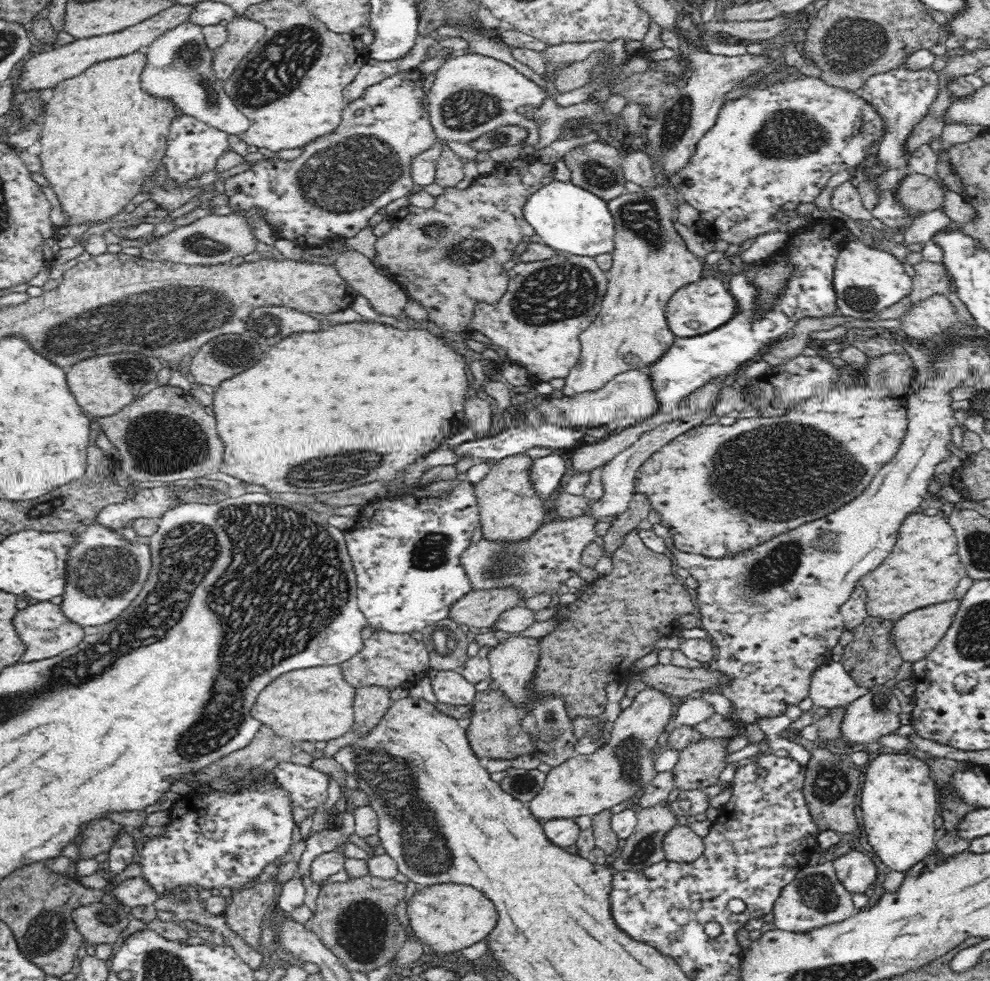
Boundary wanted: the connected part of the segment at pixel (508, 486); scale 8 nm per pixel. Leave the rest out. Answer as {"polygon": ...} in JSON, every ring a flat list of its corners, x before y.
{"polygon":[[518,453,492,466,488,476,475,484,484,541,501,546,524,545,544,525,544,510,529,488,530,466,532,461]]}

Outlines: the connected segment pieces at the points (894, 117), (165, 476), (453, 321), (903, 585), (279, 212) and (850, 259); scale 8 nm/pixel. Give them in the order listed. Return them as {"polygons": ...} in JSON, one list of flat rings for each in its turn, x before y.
{"polygons":[[[904,65,890,70,886,74,876,74,866,82,862,90,856,95,864,99,879,116,881,123,881,135,878,146,872,150,869,162,876,172,871,181,876,193,876,204,872,206,873,222,885,230,898,232,900,236,906,236,922,218,924,212,908,209,904,203,900,186,903,185,912,173,912,146,911,138,916,126,924,120,928,105,936,94,937,73,926,68,918,71,904,69]],[[171,385,156,386,142,400,134,400,120,412,98,419,100,427,118,447,121,460,121,474,132,480,134,485,168,485,176,480,200,478,217,472,221,467,223,446,215,431,215,417,194,399,194,396]],[[518,158,510,162,505,161,498,163,497,167,490,174,480,176,478,179,474,180,474,182,472,182,466,189,460,190,457,187,446,189,444,194,436,197,435,206,430,209,422,209,409,205,408,207,396,211,389,217,391,222,391,229,389,232,376,239,376,242,374,243,375,253,369,258,369,261,383,274,394,279,405,292,407,300,414,302,414,304,418,304,418,306,428,314,427,320,432,322,434,326,438,326,440,330,458,335,469,331,469,323,471,322,476,306,492,306,504,296,510,280,510,271,504,268,504,264,506,264,508,260,514,258,514,254,516,254,514,250,518,250,518,246,520,246,520,242,522,242,524,236,532,236,536,233,533,226,525,217,524,206,528,198,532,196,532,193,536,192,536,189,542,186,542,182,545,181,544,176,547,176,546,182,552,180,552,177,550,177,550,170,553,172,552,165,543,164,530,158]],[[920,511,906,517,890,556,861,578,868,590,868,615,893,623,912,610,954,600,958,582,966,578,966,572,958,558,956,536,948,524,948,520,939,515,928,516]],[[411,71,406,72,406,74,392,76,386,80,382,80,380,84,371,86,366,90,366,94,364,94,362,100,348,103,348,105,342,109,340,124,334,128,334,131,330,132,330,134,325,134,322,138,318,138,318,140,314,140,314,142,310,142,308,146,304,146,301,155,293,160,284,160,284,158,277,158,275,156,252,161,248,170,230,176,222,182,224,198,226,198,226,202,228,202,227,205,230,206,235,213,242,214,243,216,260,214,261,218,263,218,273,230,274,236,278,239,284,238,284,240,290,240,290,242,294,242,294,244,302,248,324,248,324,246,331,246,341,240,346,240,347,238,352,238,360,234,362,229,366,228,368,222,370,222,370,218,372,218,380,208,384,208,393,200,410,193,410,190,414,188,414,183,411,179,412,162,416,157,419,157,420,154,426,152,426,150,430,150,432,146,437,145,439,142,438,133,436,133,435,125,432,123,432,115,430,114,430,101,428,95,426,96,426,90,422,87,423,79,424,76,421,73]],[[859,239,850,241,846,248,840,252,833,272,833,283,838,293,838,308,842,312,842,319,858,319,860,321,876,321,880,314,888,308,900,304,904,298,908,298,914,292,912,273,906,265,900,262,894,255,886,251,880,251,875,247,864,244]]]}

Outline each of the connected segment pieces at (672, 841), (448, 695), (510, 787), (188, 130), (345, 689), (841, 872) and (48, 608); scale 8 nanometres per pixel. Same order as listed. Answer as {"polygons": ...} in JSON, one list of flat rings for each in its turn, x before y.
{"polygons":[[[686,825,673,829,665,839,664,847,666,859,682,864,698,860,706,851,705,838]],[[441,670,432,680,432,687,440,703,454,706,472,706,478,691,457,670]],[[511,767,507,772,500,783,508,793,521,802,532,803,546,786,547,774,538,769,524,770]],[[178,116,172,124,162,164,166,165,169,176,176,178,179,183,186,182,192,176,214,168,216,160,229,149,227,136,227,133,210,125,187,116]],[[340,665,314,666,314,668,308,668,308,670,294,670,290,674,276,678,276,682,272,682,268,686,268,690,264,690,264,694,260,696,260,706,256,708,252,717,272,728,280,738,291,738,294,741,312,744,320,742,320,740,324,740,324,742,333,741,334,738,348,734,354,726,356,692,357,688,344,678]],[[856,850,832,857,838,879,852,894,865,893,877,879,877,867,867,854]],[[30,601,26,608,19,610,14,621,22,641,30,647,30,650,24,654,24,658,20,660,24,662,52,658,57,654,76,648,86,636,84,626,68,617,64,613,62,604,52,604,49,601]]]}

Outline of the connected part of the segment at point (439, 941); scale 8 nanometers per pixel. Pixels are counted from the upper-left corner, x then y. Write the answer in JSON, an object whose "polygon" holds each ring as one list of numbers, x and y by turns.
{"polygon":[[439,884,419,888,409,899,407,915,416,938,436,952,455,952,486,938,496,922,494,904,474,886]]}

